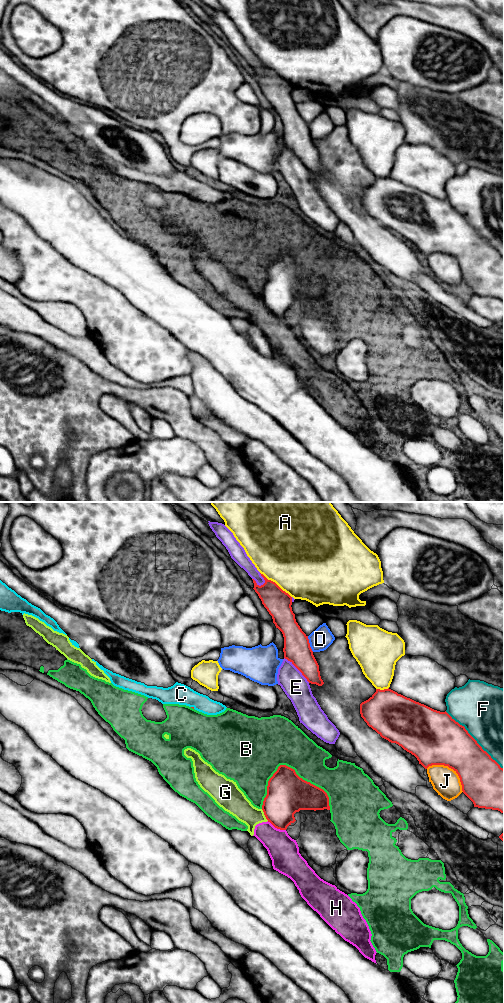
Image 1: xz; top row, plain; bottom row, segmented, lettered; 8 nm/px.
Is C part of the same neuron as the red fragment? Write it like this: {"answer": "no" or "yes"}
{"answer": "no"}

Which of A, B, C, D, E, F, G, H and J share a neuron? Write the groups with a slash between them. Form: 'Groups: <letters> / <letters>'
Groups: A / B / C / D / E / F / G H / J

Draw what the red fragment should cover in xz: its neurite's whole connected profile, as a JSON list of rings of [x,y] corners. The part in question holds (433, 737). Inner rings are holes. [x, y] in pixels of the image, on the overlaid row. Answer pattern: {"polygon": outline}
{"polygon": [[[388,688],[376,689],[368,700],[360,704],[360,714],[369,727],[382,738],[414,755],[425,769],[432,765],[444,765],[453,769],[460,778],[463,793],[473,802],[474,807],[498,810],[504,814],[504,769],[446,711],[434,710]]]}

